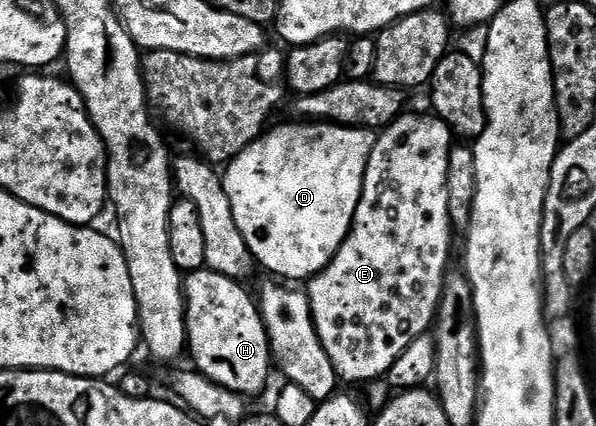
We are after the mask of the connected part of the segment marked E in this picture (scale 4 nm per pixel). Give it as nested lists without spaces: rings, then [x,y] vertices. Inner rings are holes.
[[[403,115],[397,117],[390,126],[377,134],[374,150],[368,159],[368,167],[362,184],[360,203],[356,207],[354,222],[350,228],[350,234],[344,239],[340,251],[316,276],[310,278],[305,286],[306,298],[310,301],[310,310],[314,316],[314,329],[318,332],[318,342],[324,347],[328,359],[332,359],[332,367],[338,372],[339,378],[346,381],[363,381],[369,383],[385,378],[390,372],[392,363],[400,359],[404,351],[418,337],[425,337],[431,332],[434,319],[438,316],[438,304],[442,298],[442,288],[446,286],[446,278],[450,265],[450,212],[448,211],[448,159],[450,150],[455,144],[456,137],[449,125],[445,125],[440,118],[433,115],[427,117],[409,117]]]

